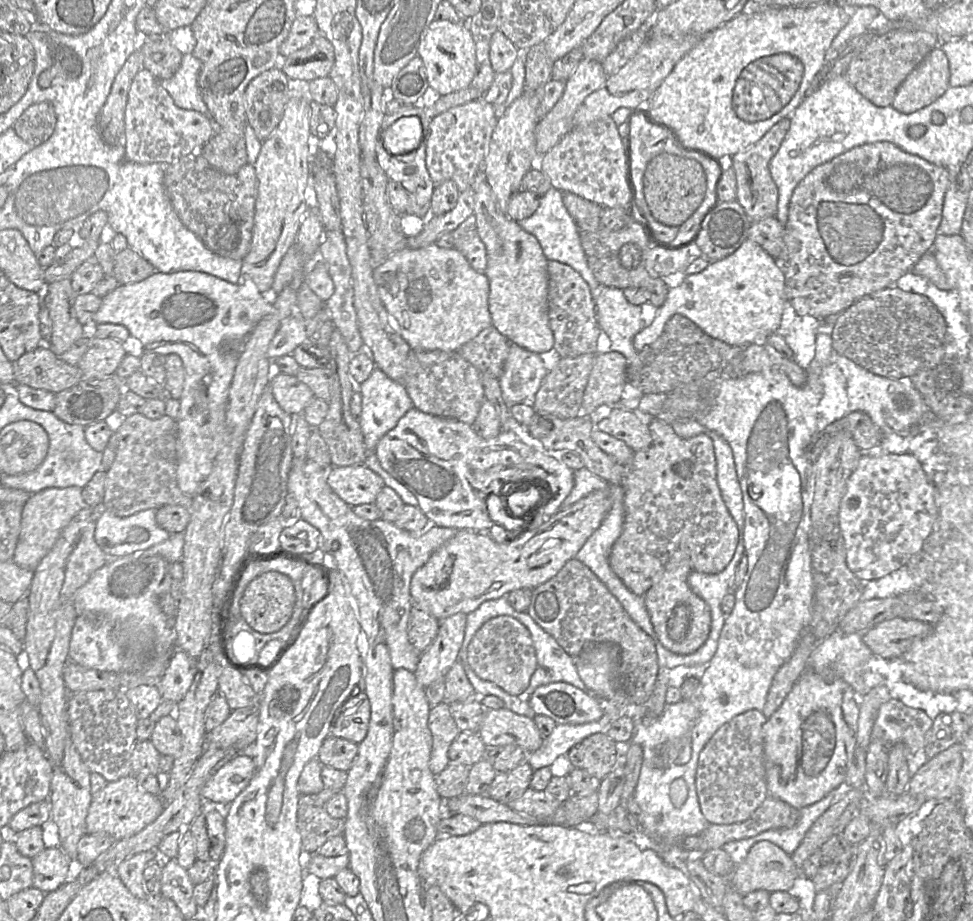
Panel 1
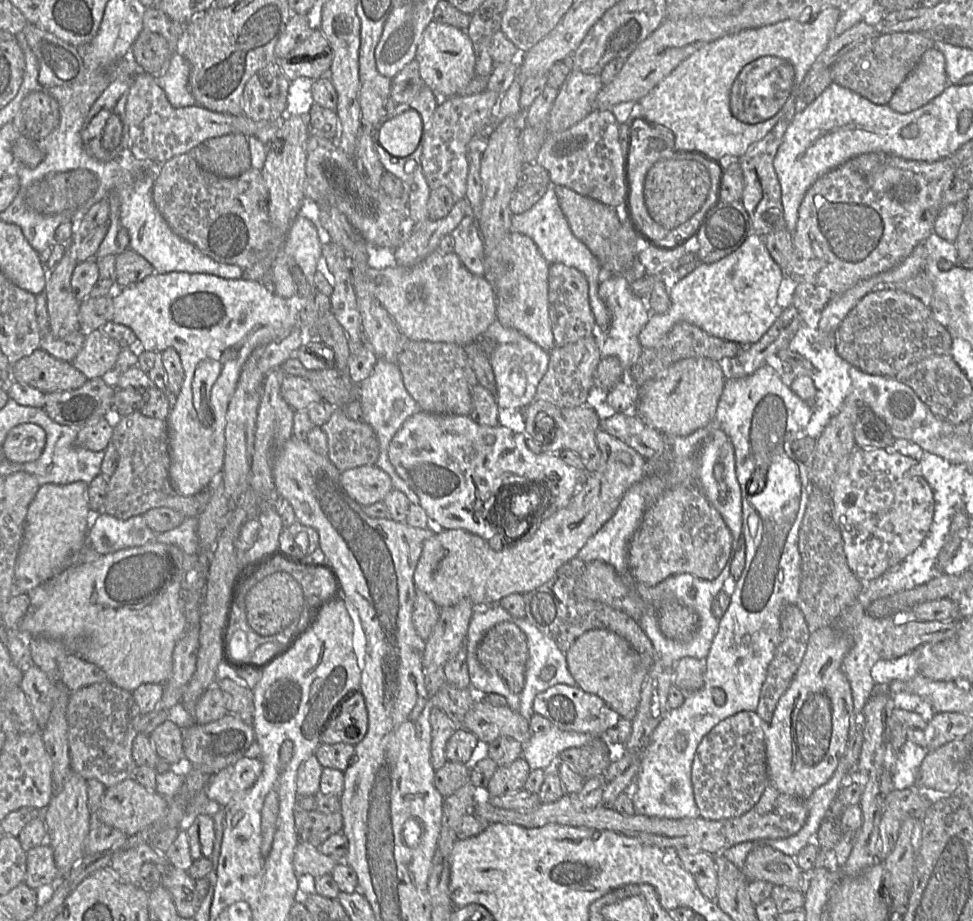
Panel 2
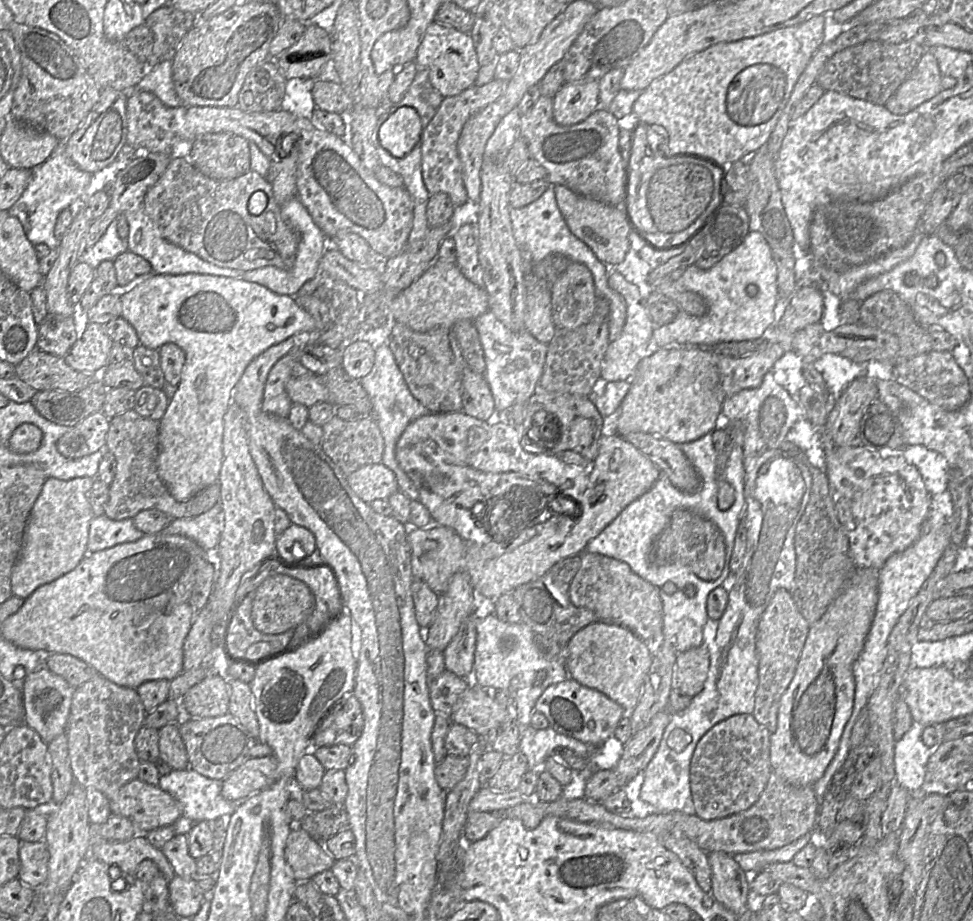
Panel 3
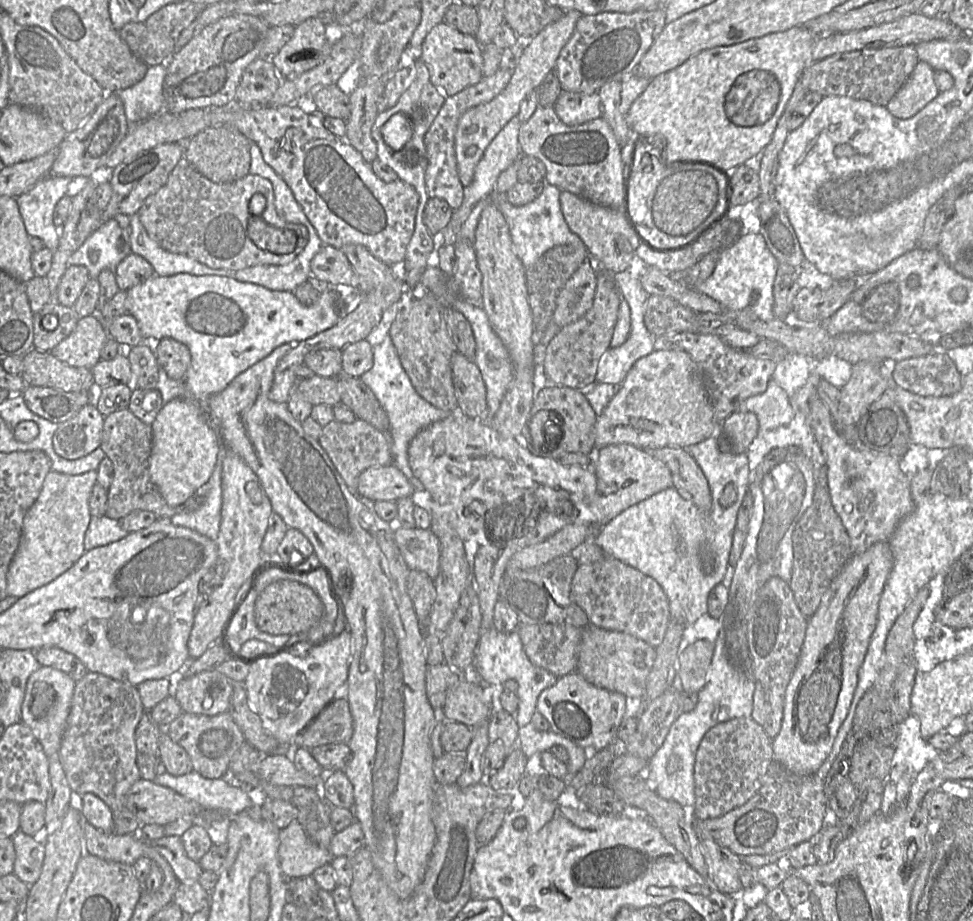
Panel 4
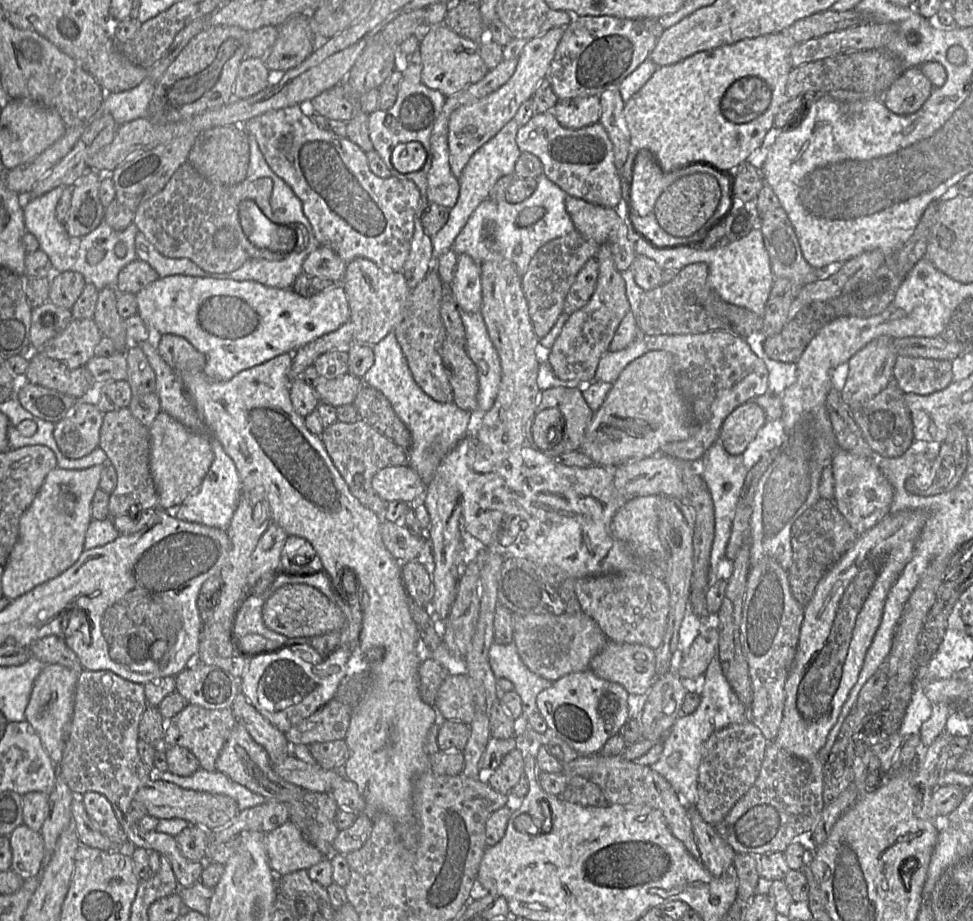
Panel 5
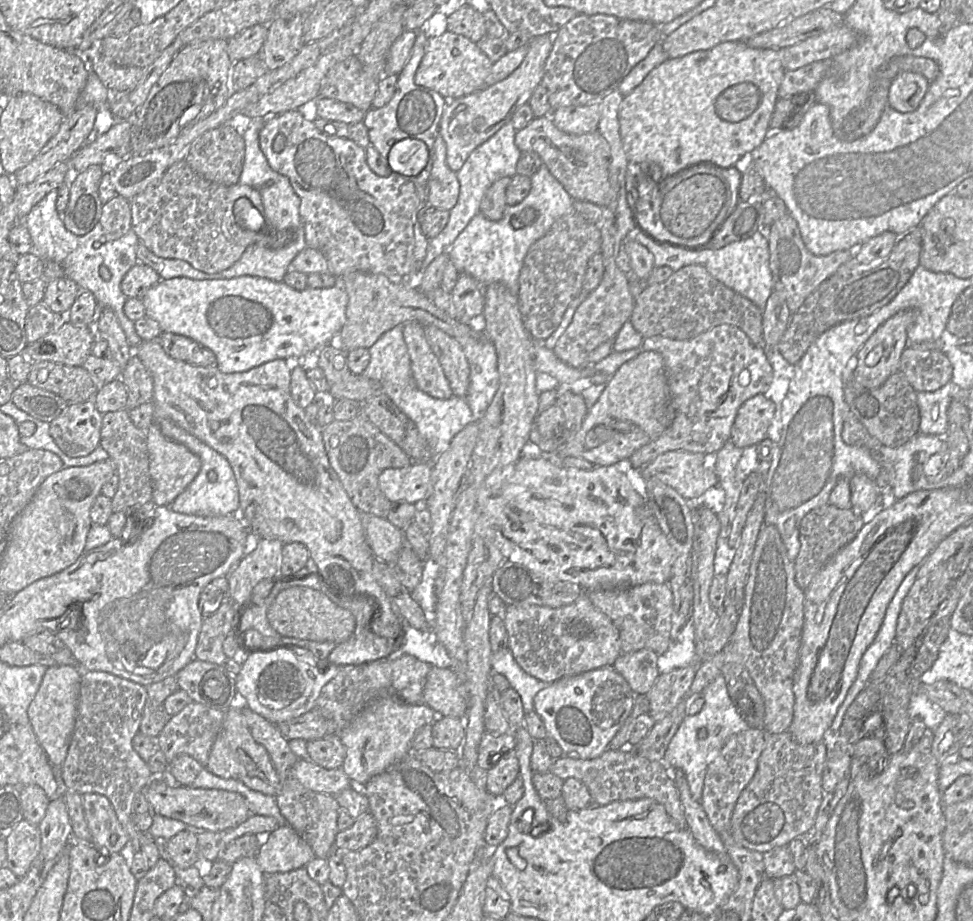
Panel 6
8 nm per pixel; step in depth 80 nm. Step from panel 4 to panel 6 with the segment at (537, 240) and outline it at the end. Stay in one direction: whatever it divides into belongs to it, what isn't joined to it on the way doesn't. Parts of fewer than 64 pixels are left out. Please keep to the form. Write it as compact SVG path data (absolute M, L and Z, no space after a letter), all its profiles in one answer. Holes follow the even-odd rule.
M543 164L530 178L531 190L527 197L519 204L507 204L502 219L492 221L478 213L456 238L447 253L459 273L472 276L483 286L502 283L518 295L519 274L531 245L542 238L560 217L575 212L574 199L546 165ZM534 216L536 219L525 225Z

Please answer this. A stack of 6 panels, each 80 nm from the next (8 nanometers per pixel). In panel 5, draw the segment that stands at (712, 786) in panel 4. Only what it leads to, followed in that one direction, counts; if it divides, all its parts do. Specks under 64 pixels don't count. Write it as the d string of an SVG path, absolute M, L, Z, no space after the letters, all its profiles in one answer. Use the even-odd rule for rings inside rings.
M750 720L713 732L701 746L698 768L698 800L693 806L701 818L714 826L724 819L735 803L756 781L769 741Z

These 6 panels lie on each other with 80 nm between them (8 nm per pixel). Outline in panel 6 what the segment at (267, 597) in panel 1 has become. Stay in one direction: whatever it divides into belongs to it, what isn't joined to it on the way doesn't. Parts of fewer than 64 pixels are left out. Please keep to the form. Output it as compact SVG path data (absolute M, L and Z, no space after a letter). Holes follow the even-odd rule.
M303 586L281 591L269 606L267 618L272 628L283 637L316 642L345 642L354 634L356 627L350 610L339 606L324 593Z

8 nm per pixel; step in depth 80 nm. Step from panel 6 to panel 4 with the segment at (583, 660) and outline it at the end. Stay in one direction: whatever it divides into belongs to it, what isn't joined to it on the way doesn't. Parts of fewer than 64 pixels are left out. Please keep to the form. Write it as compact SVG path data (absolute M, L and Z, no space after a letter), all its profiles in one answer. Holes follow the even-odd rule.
M519 623L517 631L533 665L558 678L576 671L582 629L564 623Z

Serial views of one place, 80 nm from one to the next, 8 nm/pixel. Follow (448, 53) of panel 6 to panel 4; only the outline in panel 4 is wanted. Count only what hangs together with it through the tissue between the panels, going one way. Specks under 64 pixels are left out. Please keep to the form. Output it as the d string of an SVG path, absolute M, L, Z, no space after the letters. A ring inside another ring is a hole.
M441 22L427 34L418 51L429 71L431 83L448 97L474 85L483 78L482 46L474 36L463 34L454 27Z

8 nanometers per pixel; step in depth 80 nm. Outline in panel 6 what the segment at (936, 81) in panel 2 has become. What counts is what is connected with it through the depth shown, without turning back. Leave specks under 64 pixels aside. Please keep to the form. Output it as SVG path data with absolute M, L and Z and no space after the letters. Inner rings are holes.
M901 73L891 81L888 105L901 113L912 112L919 107L929 85L930 81L920 73Z

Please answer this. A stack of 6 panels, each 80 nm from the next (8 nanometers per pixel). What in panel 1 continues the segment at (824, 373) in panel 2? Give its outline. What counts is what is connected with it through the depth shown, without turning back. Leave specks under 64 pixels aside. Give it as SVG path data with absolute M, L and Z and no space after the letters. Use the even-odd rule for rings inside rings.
M830 362L823 368L821 382L824 391L817 408L818 431L851 413L847 381L834 362Z

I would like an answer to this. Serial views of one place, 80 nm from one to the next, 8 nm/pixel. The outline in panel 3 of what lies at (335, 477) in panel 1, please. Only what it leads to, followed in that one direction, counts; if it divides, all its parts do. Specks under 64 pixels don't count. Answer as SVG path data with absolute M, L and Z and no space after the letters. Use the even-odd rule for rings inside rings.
M382 463L367 464L346 476L351 490L364 502L387 500L399 491L395 473Z

